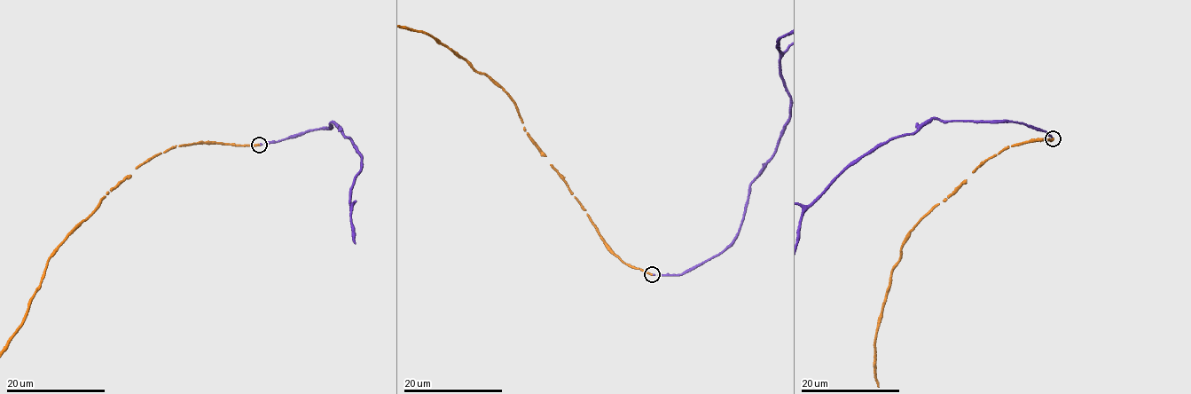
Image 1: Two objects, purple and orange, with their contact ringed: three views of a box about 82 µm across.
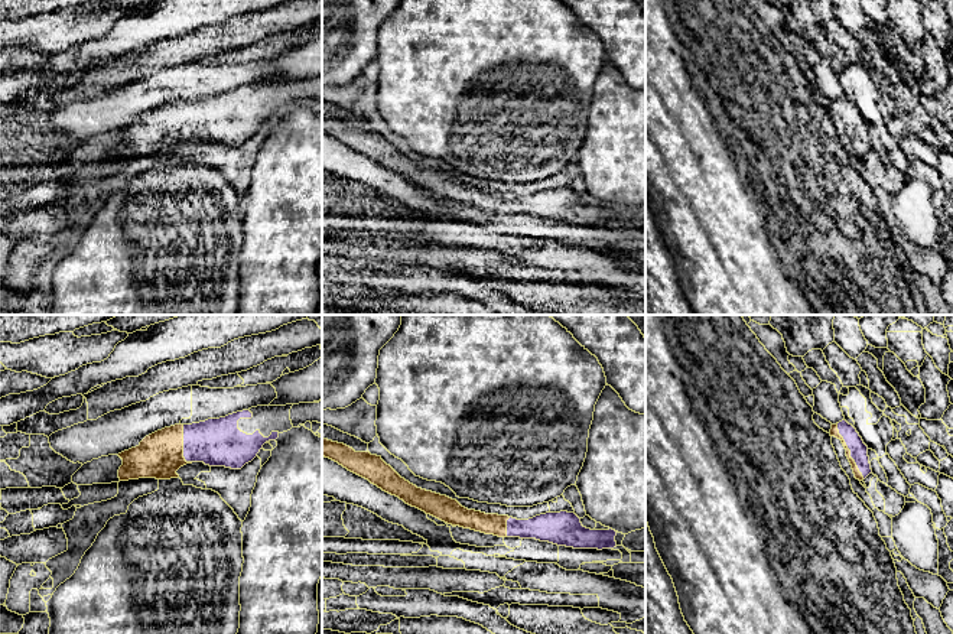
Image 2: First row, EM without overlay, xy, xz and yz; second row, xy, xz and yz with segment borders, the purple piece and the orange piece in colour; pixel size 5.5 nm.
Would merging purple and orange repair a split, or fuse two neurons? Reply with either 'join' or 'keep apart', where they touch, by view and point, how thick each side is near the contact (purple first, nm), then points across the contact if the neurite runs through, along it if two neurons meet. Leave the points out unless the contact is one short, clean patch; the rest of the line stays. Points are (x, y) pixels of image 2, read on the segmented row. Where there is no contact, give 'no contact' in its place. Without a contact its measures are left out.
join; contact yz (849, 449); calibres 100 and 50 nm; way yz (858, 449), (849, 449), (845, 441), (833, 432)

